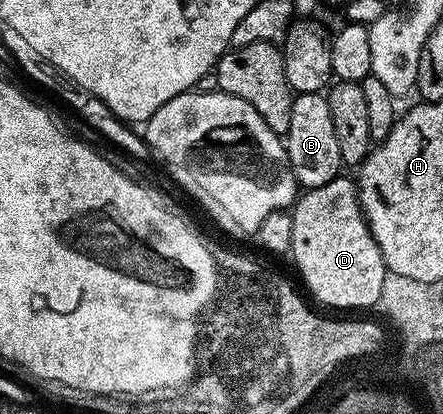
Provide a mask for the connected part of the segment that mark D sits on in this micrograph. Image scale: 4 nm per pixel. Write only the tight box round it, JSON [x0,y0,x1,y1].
[289,177,389,307]

